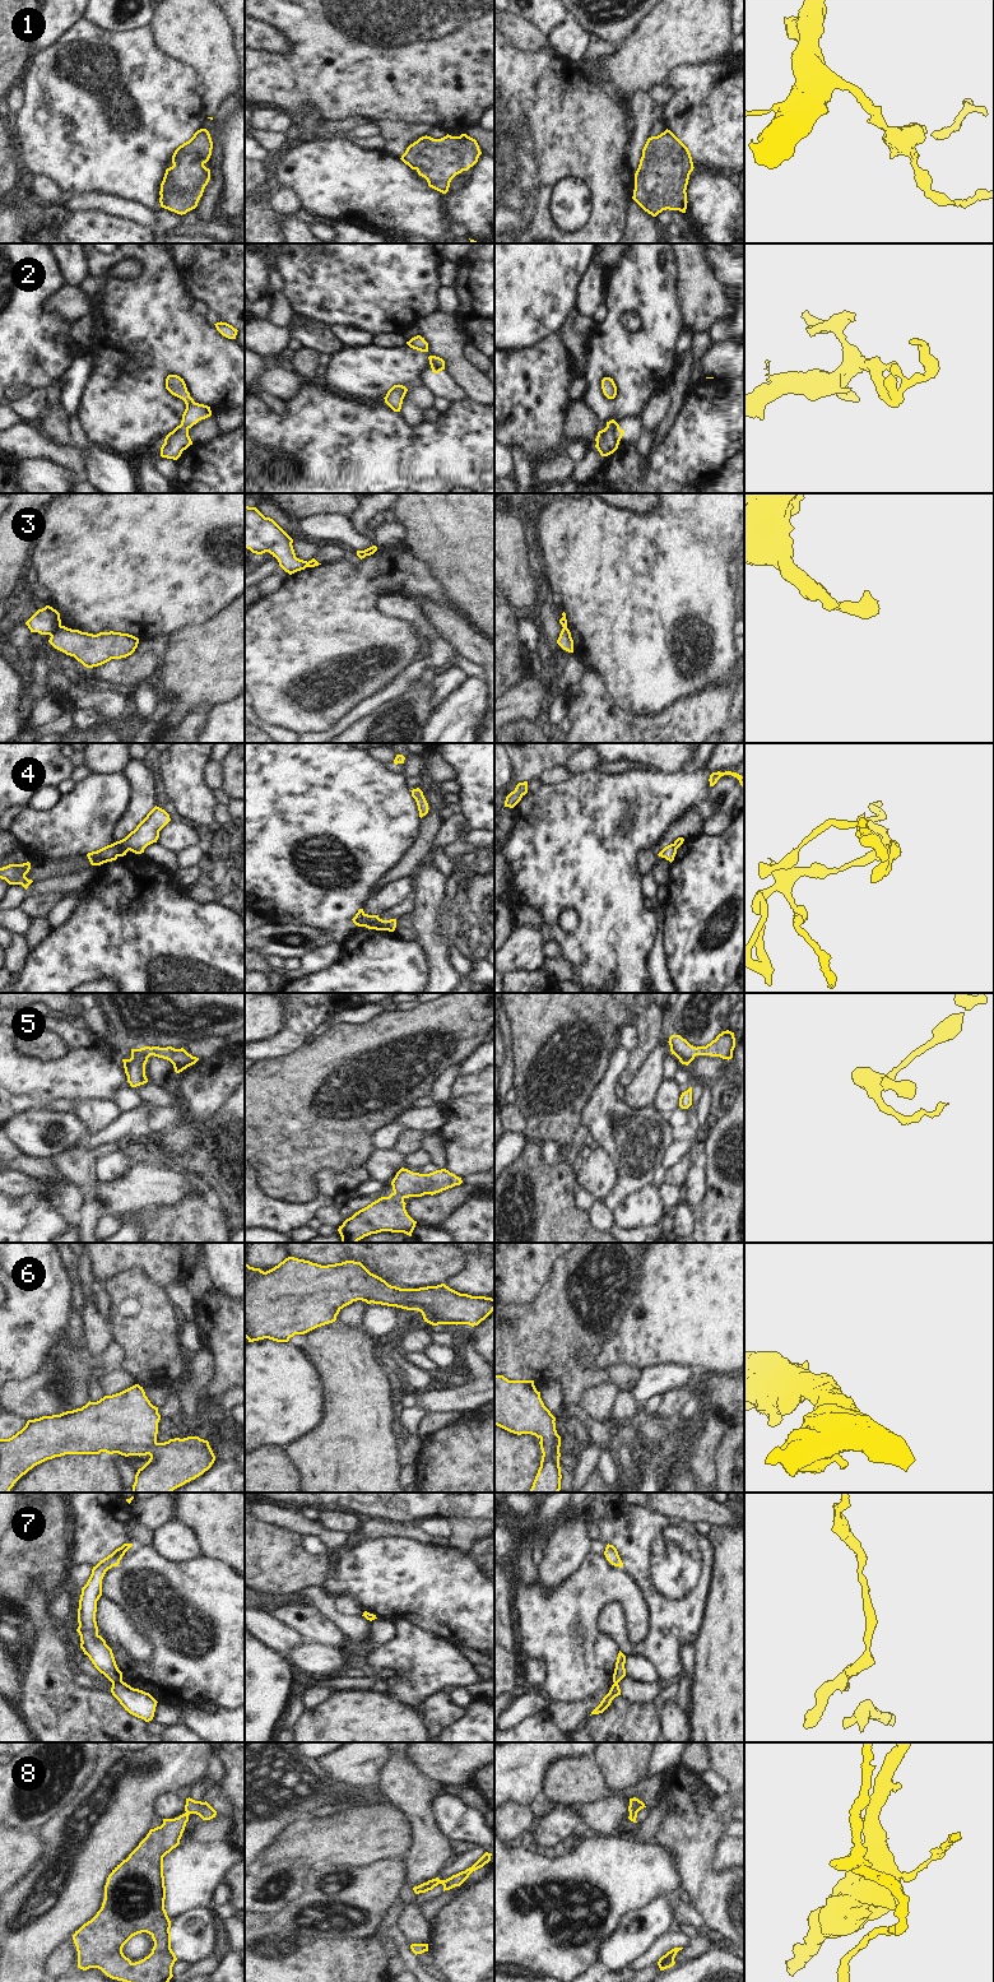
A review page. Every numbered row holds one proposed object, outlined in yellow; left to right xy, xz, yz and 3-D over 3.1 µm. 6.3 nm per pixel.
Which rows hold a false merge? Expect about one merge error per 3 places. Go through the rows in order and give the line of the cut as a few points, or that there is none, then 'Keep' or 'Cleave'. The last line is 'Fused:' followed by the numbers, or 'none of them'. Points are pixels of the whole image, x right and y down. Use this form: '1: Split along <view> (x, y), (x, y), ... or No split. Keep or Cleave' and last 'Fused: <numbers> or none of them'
1: No split. Keep
2: No split. Keep
3: Split along xy (60, 625), (50, 635). Cleave
4: Split along xz (380, 919), (363, 925). Cleave
5: No split. Keep
6: No split. Keep
7: Split along xy (121, 1680), (112, 1684). Cleave
8: No split. Keep
Fused: 3, 4, 7

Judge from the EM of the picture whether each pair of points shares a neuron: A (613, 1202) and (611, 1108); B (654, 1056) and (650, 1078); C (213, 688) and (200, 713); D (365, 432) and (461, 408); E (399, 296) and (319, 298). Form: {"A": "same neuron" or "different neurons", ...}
{"A": "same neuron", "B": "same neuron", "C": "different neurons", "D": "same neuron", "E": "same neuron"}

